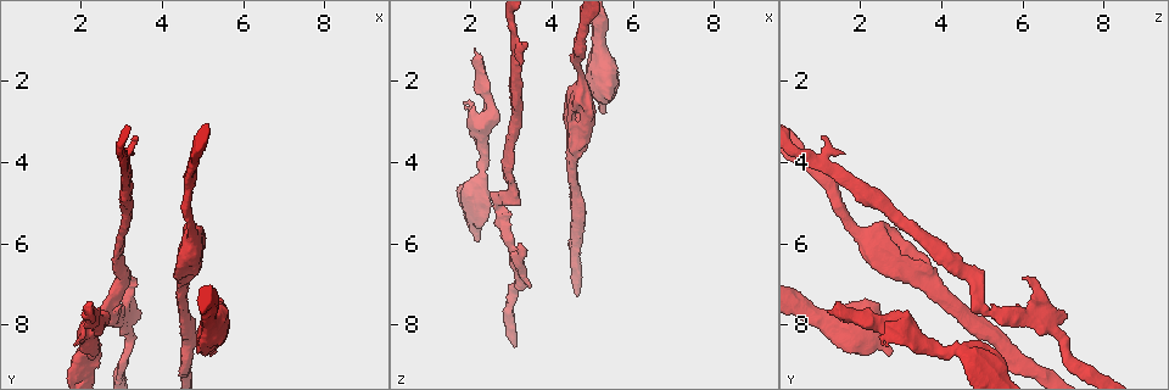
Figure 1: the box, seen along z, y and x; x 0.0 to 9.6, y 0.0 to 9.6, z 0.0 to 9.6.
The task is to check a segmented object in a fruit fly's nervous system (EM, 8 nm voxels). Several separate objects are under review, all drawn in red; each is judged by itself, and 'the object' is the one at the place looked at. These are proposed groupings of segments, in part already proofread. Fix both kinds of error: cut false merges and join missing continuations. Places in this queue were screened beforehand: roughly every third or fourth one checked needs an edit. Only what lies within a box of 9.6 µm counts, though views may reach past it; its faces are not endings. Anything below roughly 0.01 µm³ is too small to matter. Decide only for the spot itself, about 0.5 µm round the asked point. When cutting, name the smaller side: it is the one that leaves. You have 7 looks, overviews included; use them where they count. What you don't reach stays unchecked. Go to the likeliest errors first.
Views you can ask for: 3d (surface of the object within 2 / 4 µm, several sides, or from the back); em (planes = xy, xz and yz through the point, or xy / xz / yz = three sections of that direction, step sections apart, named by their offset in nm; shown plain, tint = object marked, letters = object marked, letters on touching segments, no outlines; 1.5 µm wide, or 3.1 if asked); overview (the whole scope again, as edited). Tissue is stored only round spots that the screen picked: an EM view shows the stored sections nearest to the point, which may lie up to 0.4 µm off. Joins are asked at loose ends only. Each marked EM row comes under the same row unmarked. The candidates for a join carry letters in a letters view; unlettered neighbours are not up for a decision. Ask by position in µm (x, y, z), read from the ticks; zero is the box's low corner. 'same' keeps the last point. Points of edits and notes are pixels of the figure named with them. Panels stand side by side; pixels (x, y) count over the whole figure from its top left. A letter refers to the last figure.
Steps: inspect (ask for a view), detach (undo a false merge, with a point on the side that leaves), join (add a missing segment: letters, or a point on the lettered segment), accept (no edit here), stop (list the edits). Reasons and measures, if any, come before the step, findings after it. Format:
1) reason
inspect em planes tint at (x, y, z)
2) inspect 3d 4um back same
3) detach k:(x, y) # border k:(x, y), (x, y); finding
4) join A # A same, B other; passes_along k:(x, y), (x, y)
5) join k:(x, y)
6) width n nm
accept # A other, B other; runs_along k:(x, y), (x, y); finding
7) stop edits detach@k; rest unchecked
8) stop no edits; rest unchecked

branch stops here
inspect em yz step 8 letters at (5.30, 8.70, 2.85)

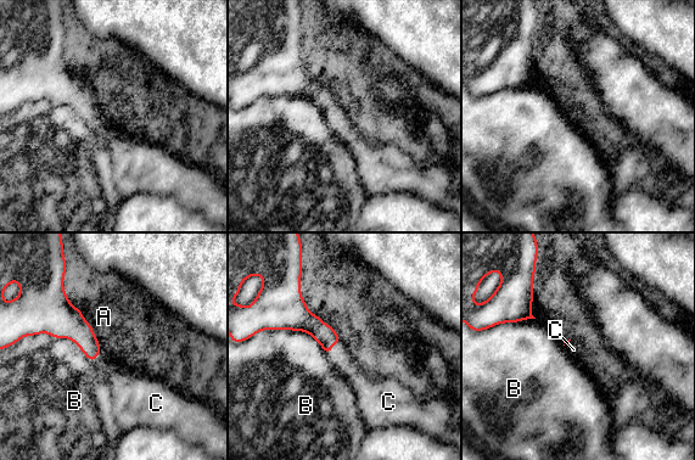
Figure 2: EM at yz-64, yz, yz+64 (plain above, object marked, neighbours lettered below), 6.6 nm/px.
another direction
inspect em planes letters same

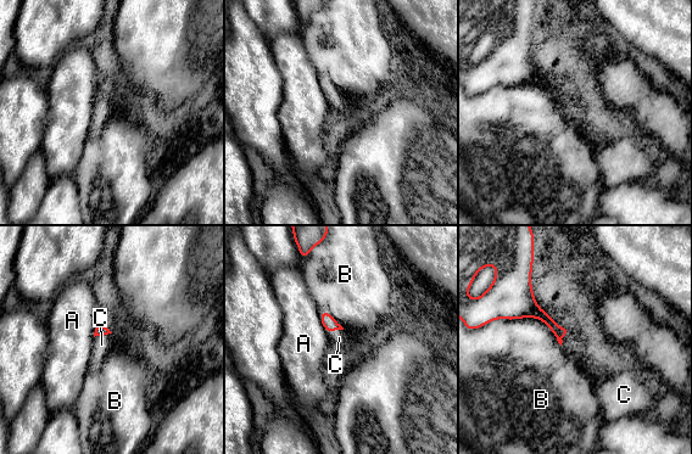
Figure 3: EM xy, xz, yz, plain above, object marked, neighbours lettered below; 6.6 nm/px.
join C # A other, B other, C same; passes_along 3:(100, 330), (102, 335), (101, 345); the neuron continues

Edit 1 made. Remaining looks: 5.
free end
inspect 3d 4um at (2.45, 8.40, 5.15)

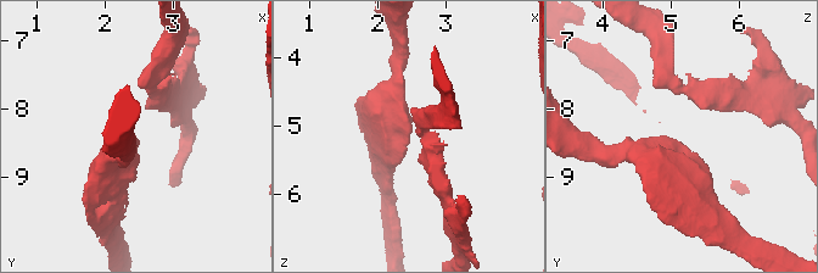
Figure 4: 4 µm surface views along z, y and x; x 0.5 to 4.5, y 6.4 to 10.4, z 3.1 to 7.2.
inspect em planes letters at (2.50, 8.45, 5.10)

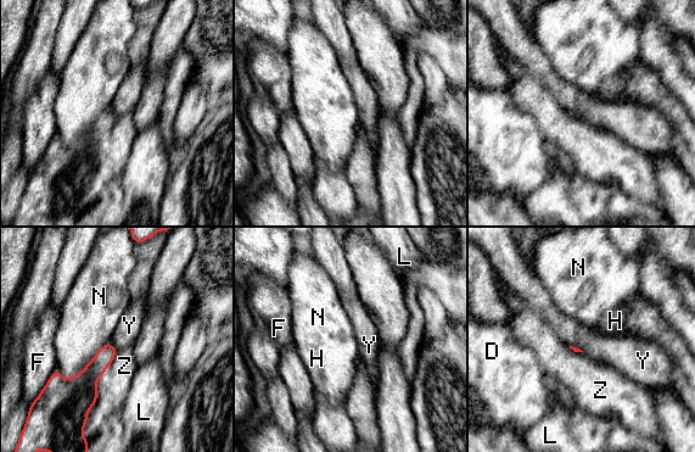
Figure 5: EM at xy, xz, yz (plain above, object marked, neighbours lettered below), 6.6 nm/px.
accept # D other, F other, H other, L other, N other, Y other, Z other; border 5:(110, 342), (117, 351); none of them fits

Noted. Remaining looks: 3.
stops while still wide
inspect em planes letters at (4.80, 6.00, 3.25)

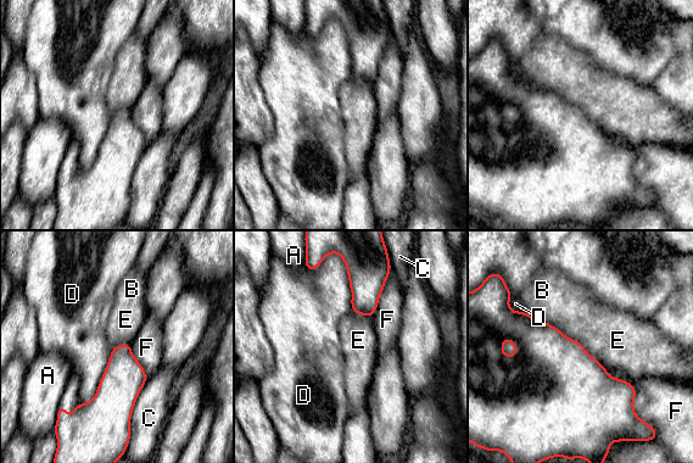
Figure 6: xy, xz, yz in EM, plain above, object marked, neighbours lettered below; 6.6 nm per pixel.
accept # A other, B other, C other, D other, E other, F other; border 6:(538, 318), (576, 340), (607, 371); none of them fits

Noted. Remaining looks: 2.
stop edits join@3; rest unchecked

